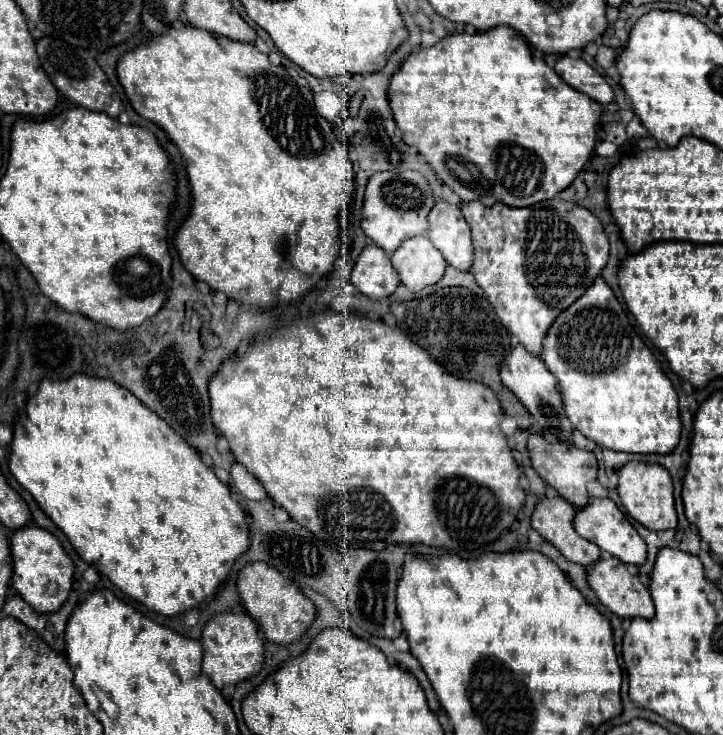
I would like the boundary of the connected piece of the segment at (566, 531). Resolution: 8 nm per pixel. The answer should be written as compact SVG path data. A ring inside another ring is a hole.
M560 496L538 498L530 524L542 538L546 538L554 548L558 548L568 560L590 566L592 560L600 556L600 548L582 536L576 534L572 528L576 508Z

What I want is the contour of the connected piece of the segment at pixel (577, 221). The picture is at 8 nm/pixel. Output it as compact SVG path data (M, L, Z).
M560 198L530 208L468 202L462 204L462 214L472 230L472 274L478 286L516 340L540 356L542 338L554 318L584 294L608 262L608 238L600 220L584 206Z

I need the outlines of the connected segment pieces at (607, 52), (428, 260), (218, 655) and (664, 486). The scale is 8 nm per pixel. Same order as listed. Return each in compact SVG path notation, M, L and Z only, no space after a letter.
M600 46L598 52L596 52L596 56L594 56L594 60L596 60L604 70L614 64L614 58L616 58L616 56L614 56L614 50L608 48L608 46Z
M412 236L392 252L392 266L398 272L400 282L418 292L442 278L446 260L428 236Z
M220 612L212 616L202 630L202 672L212 680L216 688L236 684L262 668L262 636L256 622L248 614Z
M628 462L618 468L618 496L626 512L650 530L668 530L676 528L678 518L674 510L674 496L672 496L672 478L668 470L660 464L650 462Z

